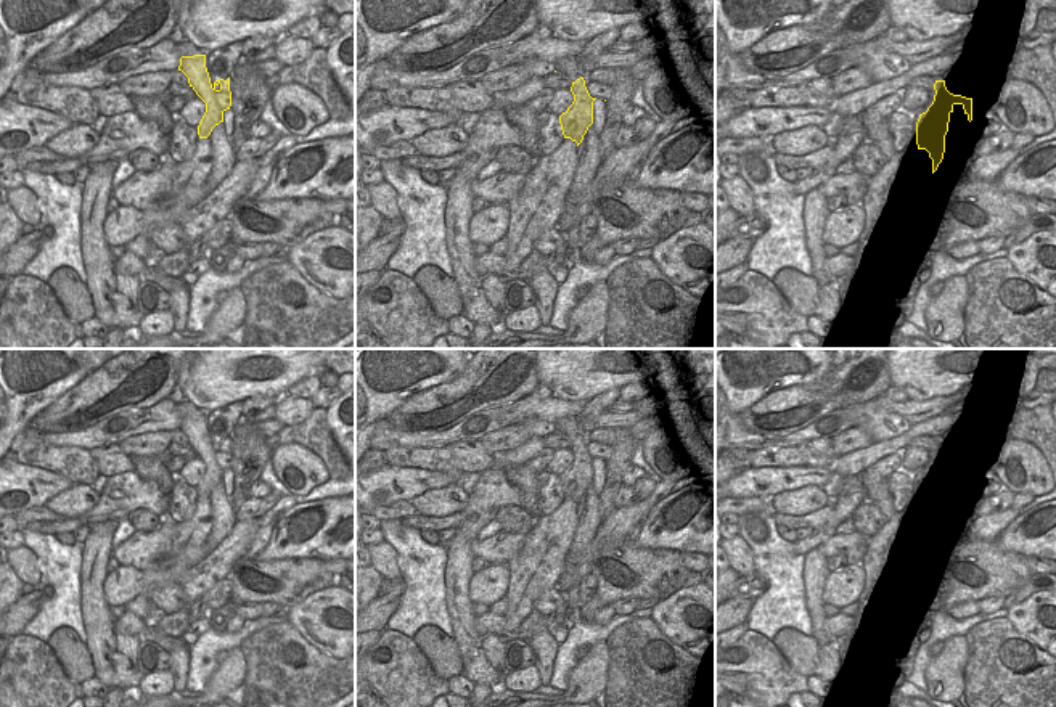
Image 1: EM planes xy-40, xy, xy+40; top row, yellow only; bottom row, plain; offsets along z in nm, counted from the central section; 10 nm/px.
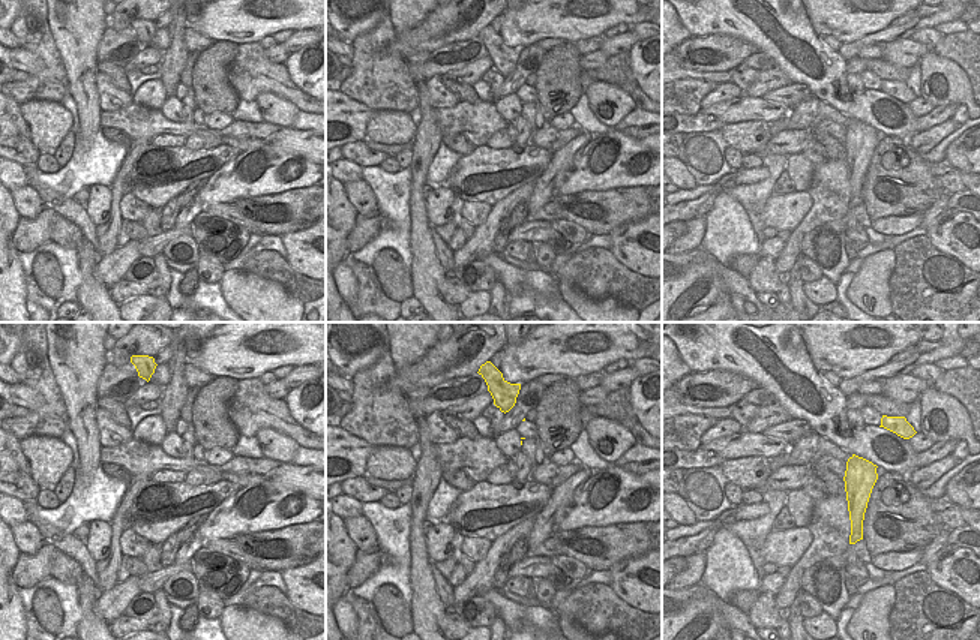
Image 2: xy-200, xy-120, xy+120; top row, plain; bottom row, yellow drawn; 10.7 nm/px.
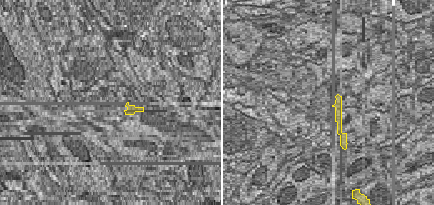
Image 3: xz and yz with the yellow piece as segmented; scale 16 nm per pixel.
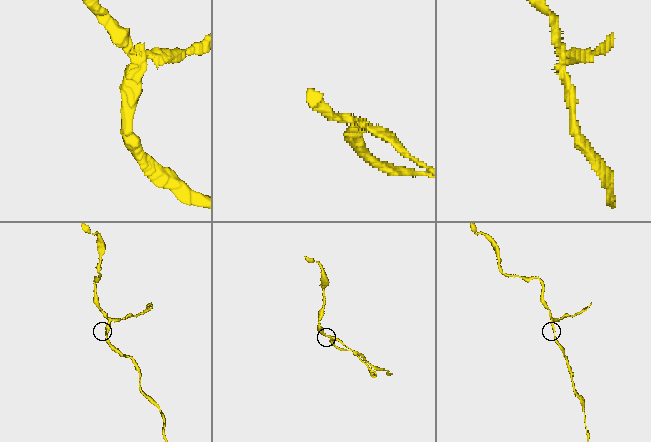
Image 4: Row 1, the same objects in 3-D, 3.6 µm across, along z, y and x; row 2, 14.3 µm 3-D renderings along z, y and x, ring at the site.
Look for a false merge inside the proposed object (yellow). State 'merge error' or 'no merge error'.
merge error

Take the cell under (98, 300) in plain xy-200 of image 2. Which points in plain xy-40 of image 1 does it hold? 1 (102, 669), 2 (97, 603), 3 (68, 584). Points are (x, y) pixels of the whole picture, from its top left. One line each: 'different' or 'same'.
1: same
2: same
3: different

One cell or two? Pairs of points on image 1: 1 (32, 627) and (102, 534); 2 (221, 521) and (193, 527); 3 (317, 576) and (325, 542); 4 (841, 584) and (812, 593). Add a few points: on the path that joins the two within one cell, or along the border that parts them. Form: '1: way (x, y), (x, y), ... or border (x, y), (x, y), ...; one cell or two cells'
1: border (84, 543), (81, 600); two cells
2: border (211, 495), (211, 532), (204, 543); two cells
3: border (283, 558), (319, 558), (323, 561); two cells
4: border (831, 572), (825, 582), (823, 603); two cells

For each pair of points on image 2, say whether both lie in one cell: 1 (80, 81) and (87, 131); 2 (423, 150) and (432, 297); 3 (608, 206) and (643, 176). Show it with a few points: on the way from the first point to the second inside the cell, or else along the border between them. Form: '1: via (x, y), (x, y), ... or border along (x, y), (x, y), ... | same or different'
1: via (84, 93), (87, 99), (87, 119) | same
2: via (417, 186), (422, 261) | same
3: border along (646, 186), (617, 186), (595, 192) | different

